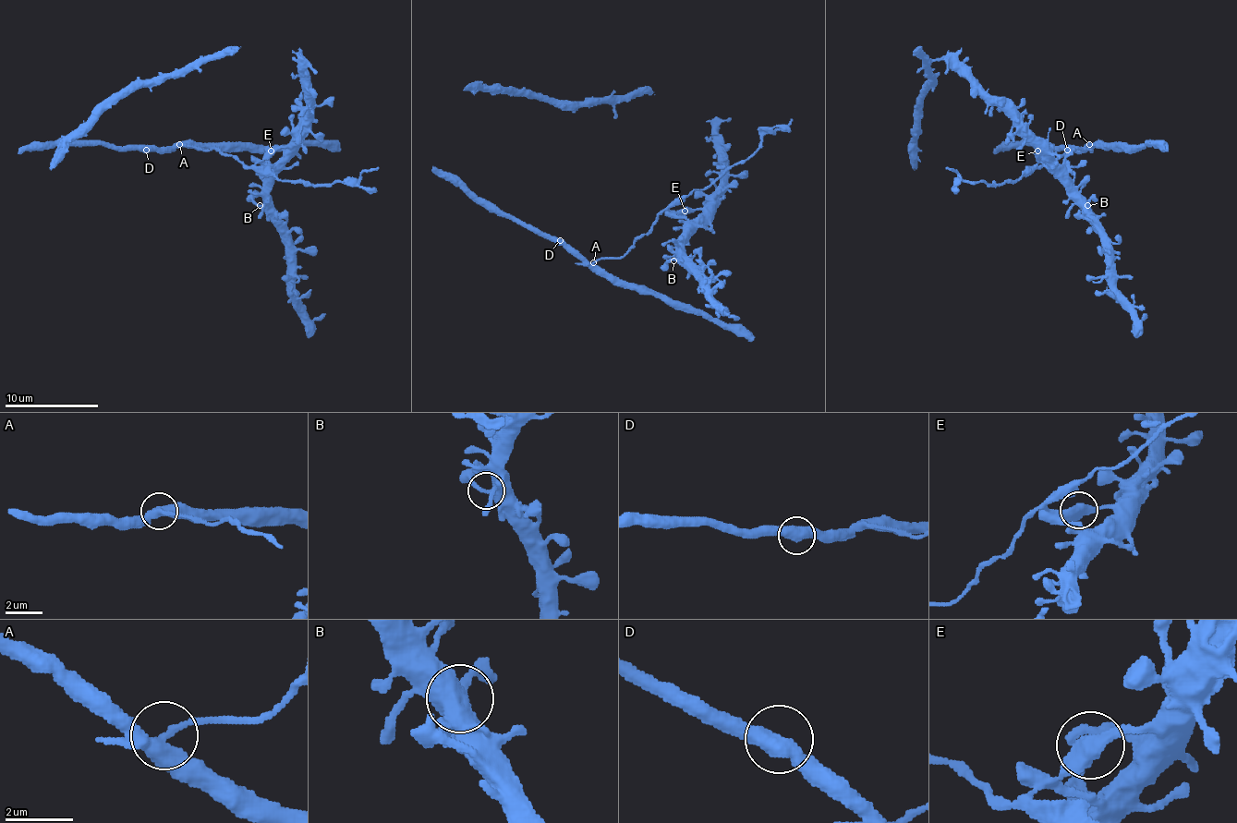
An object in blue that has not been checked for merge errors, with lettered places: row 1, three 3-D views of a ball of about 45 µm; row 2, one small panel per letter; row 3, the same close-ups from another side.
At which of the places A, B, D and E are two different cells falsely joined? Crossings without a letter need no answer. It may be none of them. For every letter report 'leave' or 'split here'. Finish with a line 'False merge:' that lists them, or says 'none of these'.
A: split here
B: leave
D: leave
E: split here
False merge: A, E

